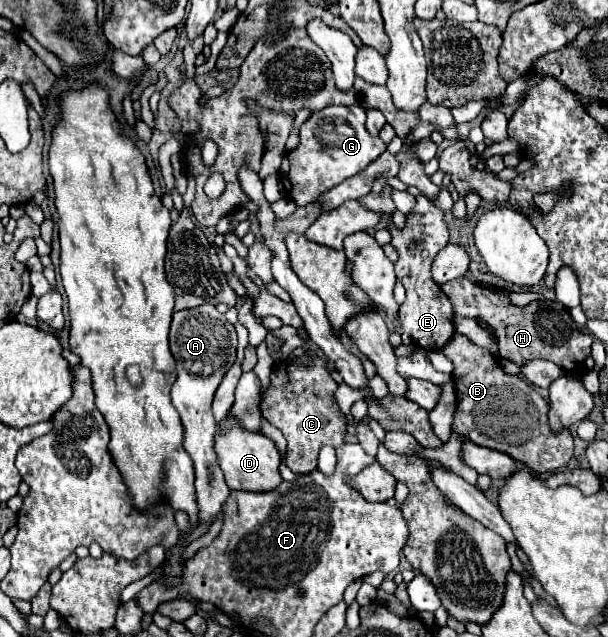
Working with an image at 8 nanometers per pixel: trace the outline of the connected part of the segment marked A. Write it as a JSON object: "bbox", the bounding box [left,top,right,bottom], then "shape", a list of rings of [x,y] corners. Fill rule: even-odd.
{"bbox":[170,305,238,523],"shape":[[[200,305],[196,309],[174,313],[170,329],[170,351],[176,361],[178,377],[172,385],[172,403],[178,409],[184,425],[184,449],[194,461],[198,523],[212,523],[212,519],[222,511],[224,501],[230,497],[230,489],[214,453],[214,437],[218,433],[218,425],[214,423],[210,405],[224,373],[232,367],[232,361],[236,361],[236,345],[238,339],[234,325],[228,323],[228,319],[218,313],[214,305]]]}

